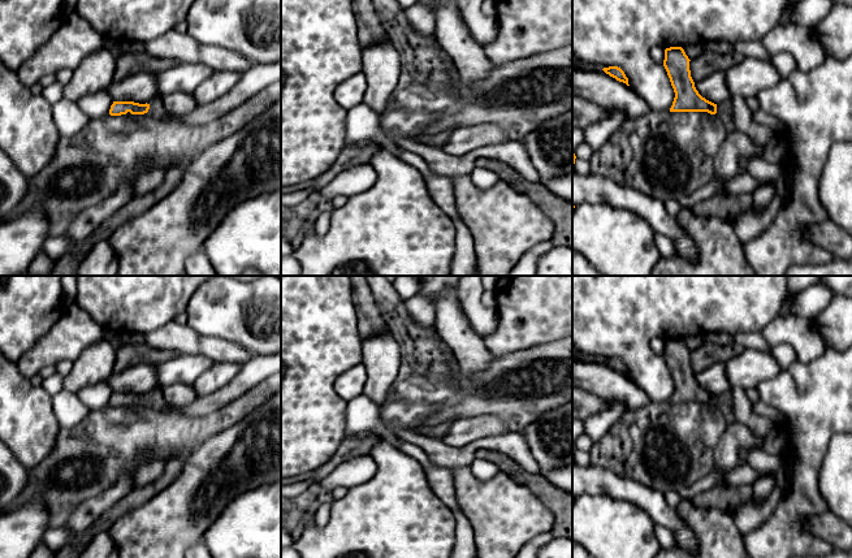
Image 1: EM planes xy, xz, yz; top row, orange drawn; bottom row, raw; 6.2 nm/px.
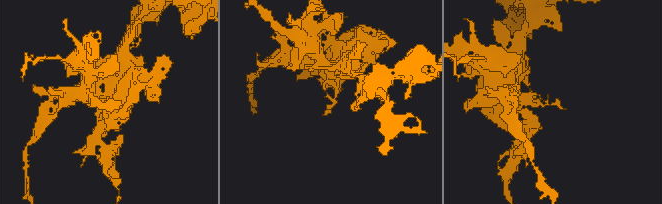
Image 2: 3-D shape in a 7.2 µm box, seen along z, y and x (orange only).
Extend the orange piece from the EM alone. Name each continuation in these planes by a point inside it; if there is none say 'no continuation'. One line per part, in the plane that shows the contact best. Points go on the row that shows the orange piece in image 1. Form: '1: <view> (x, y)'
1: yz (723, 109)

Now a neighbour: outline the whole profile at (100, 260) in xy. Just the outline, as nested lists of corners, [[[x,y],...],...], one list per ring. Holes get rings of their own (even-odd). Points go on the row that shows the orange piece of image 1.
[[[108,241],[96,243],[85,256],[78,276],[116,276],[118,259]]]

